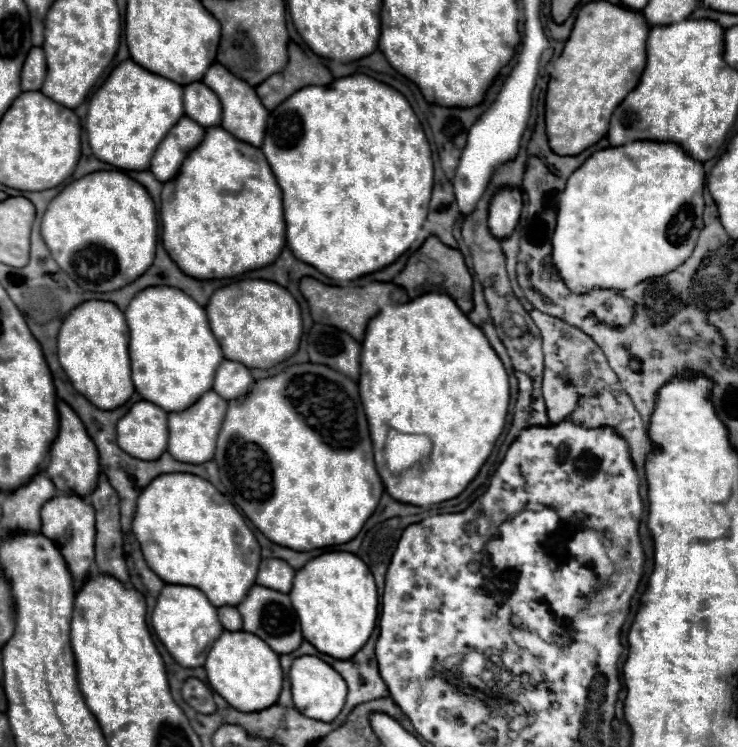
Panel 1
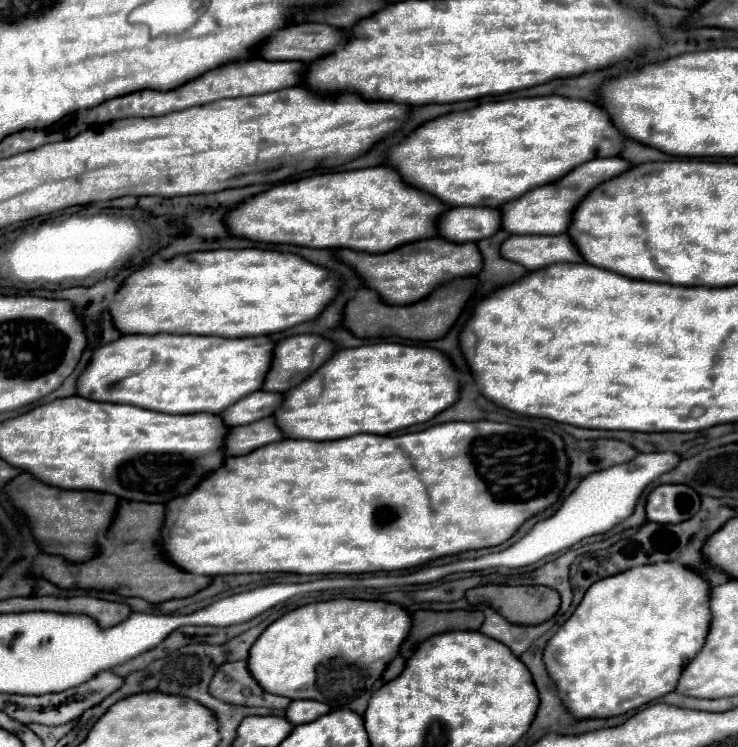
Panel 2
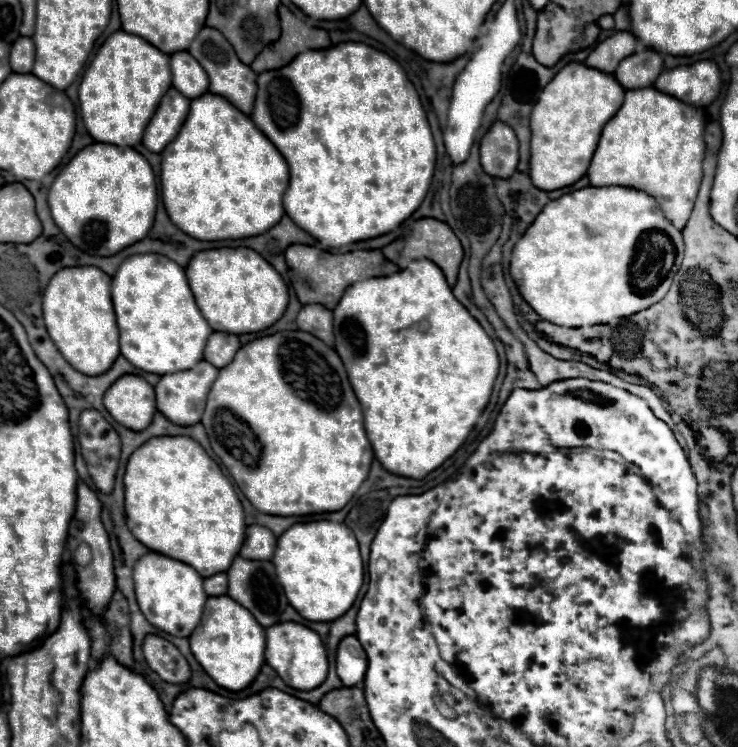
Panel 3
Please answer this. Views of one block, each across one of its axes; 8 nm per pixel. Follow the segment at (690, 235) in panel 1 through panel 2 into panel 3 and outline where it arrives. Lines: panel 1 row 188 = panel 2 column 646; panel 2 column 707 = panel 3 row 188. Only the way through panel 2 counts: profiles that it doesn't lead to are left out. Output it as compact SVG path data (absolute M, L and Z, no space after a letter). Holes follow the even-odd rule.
M586 186L572 194L564 194L542 208L534 224L530 224L522 240L514 246L510 276L524 300L544 320L566 328L580 328L608 324L612 318L650 308L668 294L682 260L684 236L666 220L660 204L652 196L628 186Z

